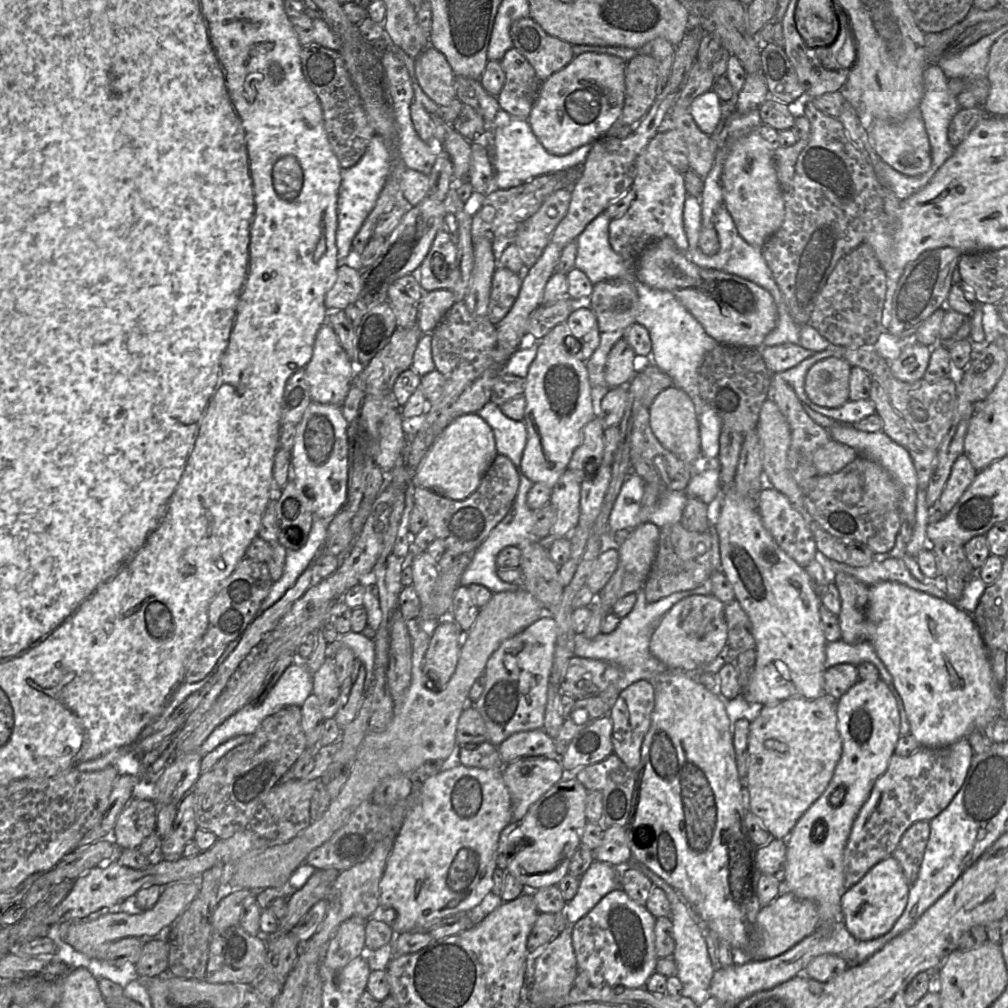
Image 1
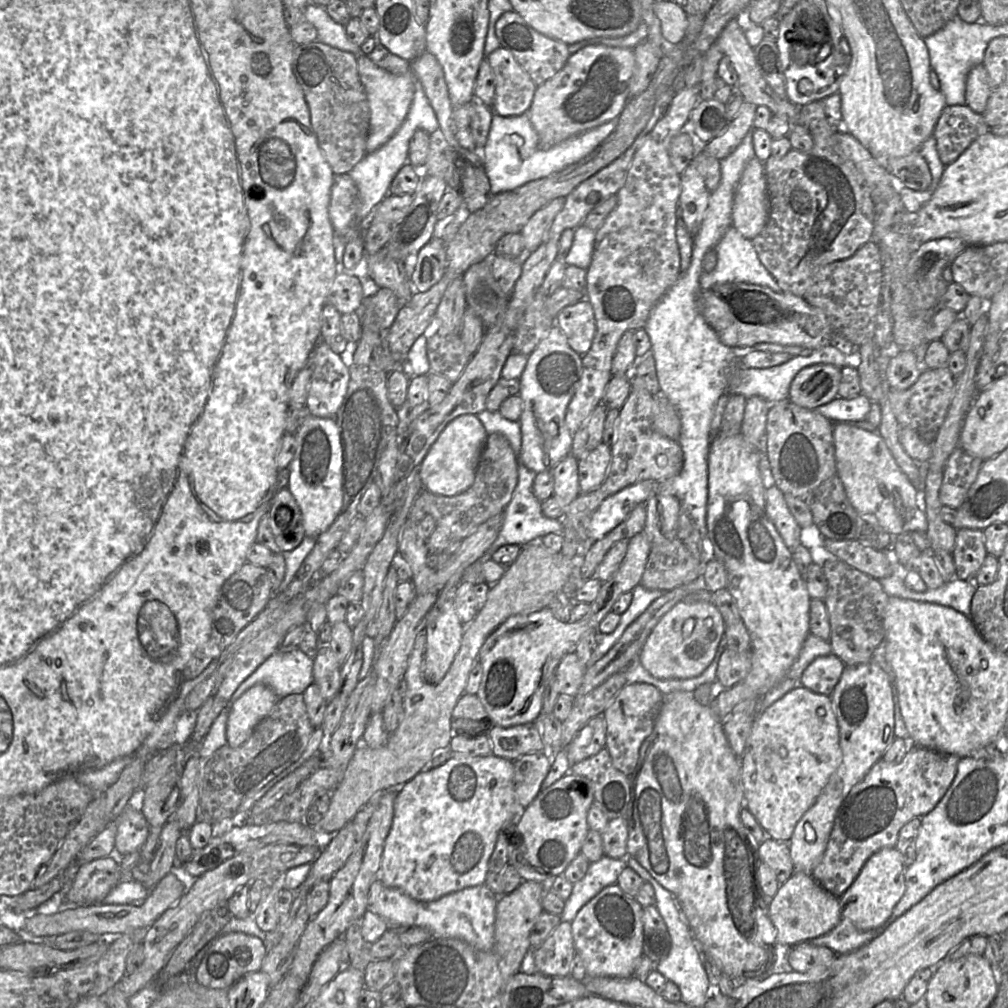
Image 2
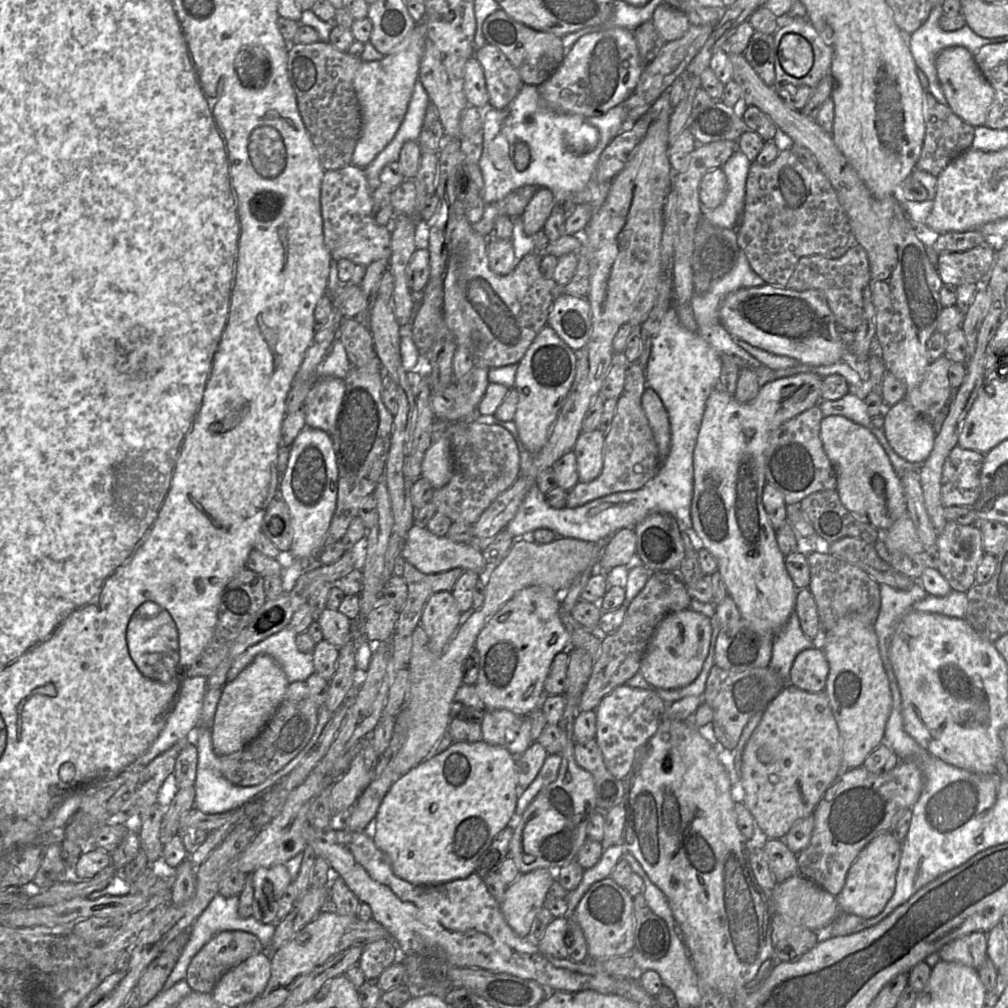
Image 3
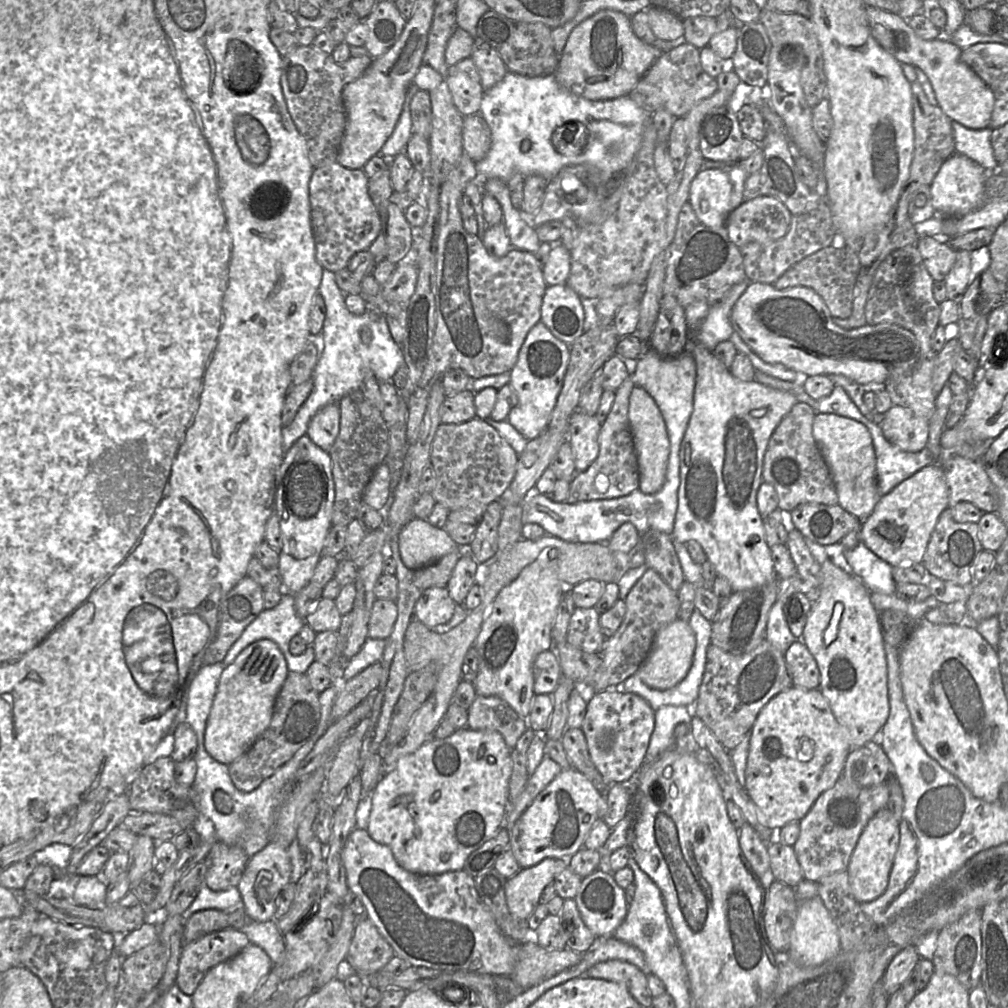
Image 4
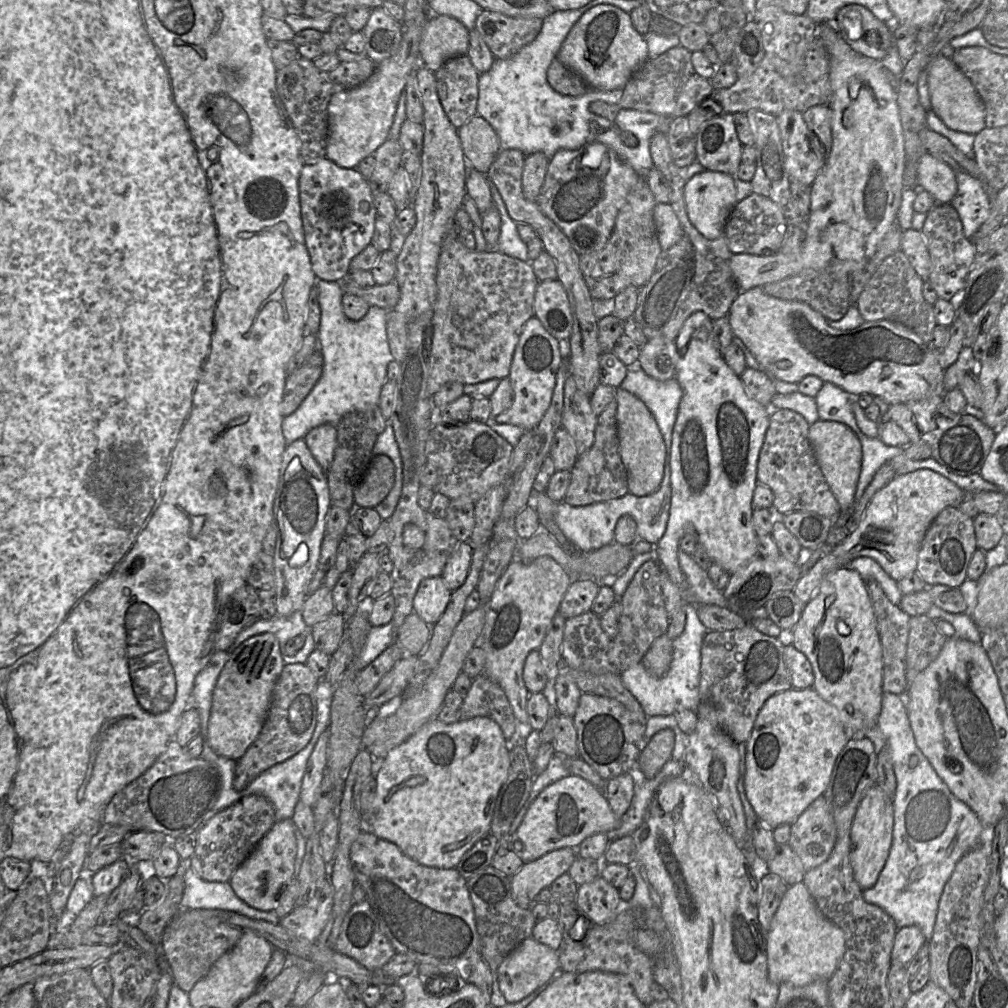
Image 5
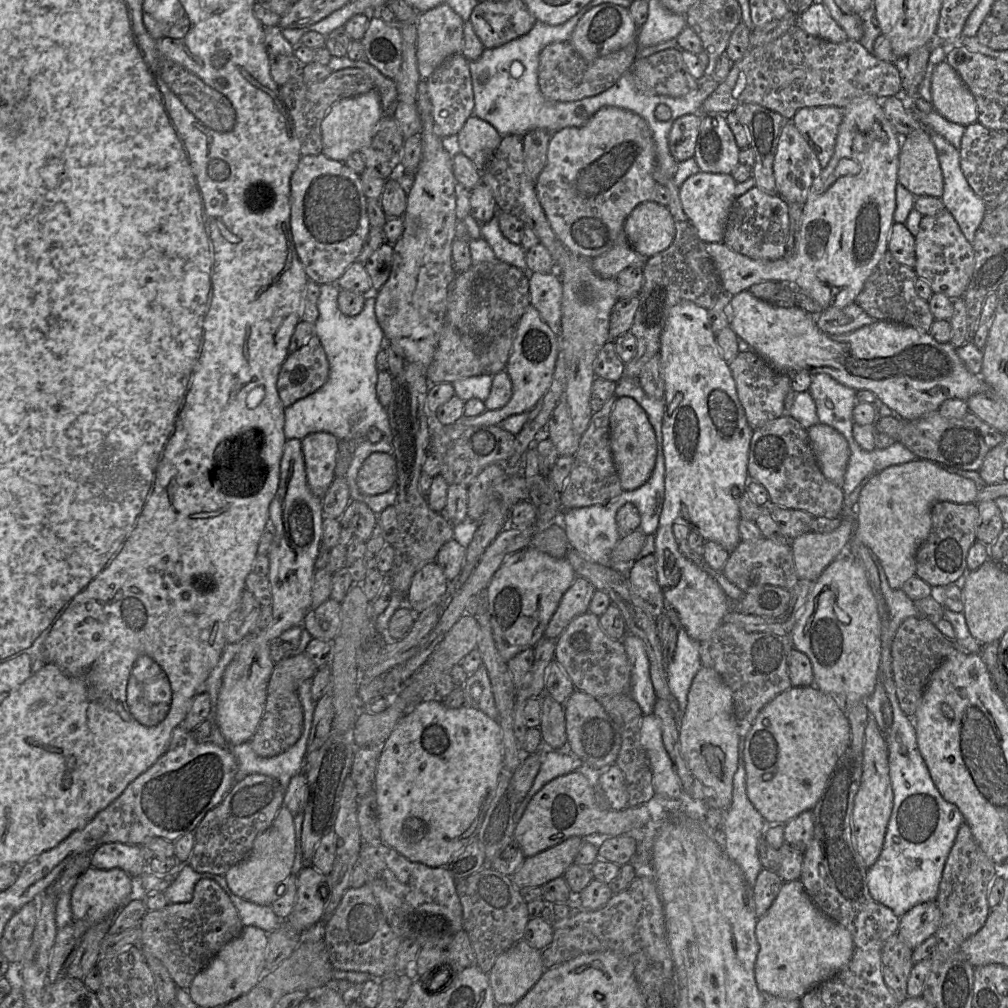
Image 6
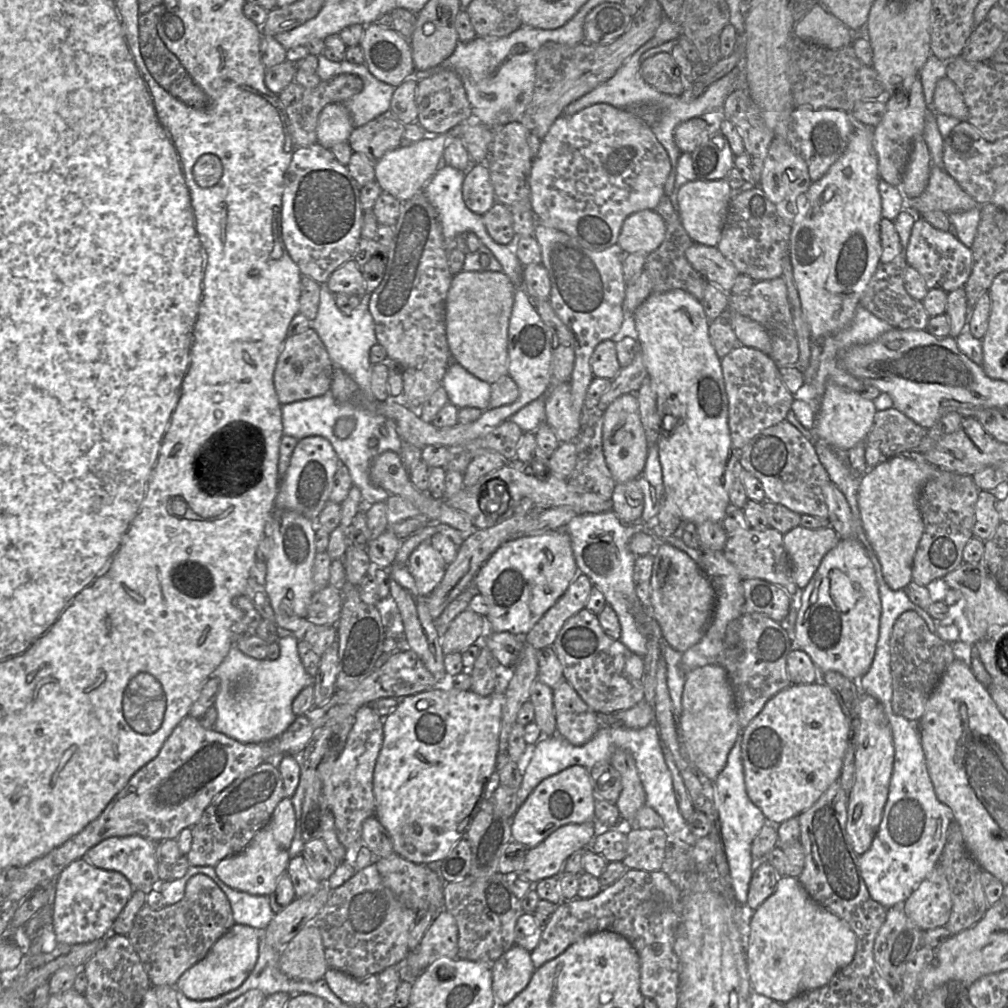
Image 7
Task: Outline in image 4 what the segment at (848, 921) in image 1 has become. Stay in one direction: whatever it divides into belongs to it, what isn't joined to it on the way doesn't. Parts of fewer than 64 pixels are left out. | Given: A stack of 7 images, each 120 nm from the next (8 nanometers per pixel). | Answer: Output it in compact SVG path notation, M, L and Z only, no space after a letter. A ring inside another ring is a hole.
M888 808L881 809L863 829L847 868L851 893L857 902L873 901L885 892L898 844L899 822Z

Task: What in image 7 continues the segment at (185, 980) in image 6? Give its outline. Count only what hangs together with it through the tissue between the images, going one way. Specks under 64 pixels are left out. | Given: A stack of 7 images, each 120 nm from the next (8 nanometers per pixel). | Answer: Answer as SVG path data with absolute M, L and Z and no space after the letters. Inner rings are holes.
M197 874L188 881L183 899L176 904L166 906L161 910L152 910L145 905L136 915L128 937L139 955L151 985L175 987L181 975L204 959L212 946L234 924L231 905L223 890L209 876Z

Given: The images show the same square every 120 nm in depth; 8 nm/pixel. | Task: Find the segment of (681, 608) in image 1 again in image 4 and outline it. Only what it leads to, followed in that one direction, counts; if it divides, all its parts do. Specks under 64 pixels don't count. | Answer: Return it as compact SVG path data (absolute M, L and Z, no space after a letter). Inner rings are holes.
M677 618L659 630L647 657L636 673L653 689L673 688L687 676L692 666L695 647L696 637L689 622Z

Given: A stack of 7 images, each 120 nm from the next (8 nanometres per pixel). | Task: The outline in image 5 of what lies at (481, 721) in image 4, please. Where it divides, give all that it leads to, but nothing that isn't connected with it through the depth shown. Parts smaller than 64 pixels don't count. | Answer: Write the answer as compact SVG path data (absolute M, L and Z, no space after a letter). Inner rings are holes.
M481 673L472 680L461 707L461 720L487 717L501 728L506 740L517 731L517 720L509 700L499 684Z

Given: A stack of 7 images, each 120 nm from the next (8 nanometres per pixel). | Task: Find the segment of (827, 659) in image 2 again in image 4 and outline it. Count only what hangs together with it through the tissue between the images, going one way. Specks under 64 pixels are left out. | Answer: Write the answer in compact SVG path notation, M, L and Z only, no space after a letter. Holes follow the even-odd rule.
M795 641L784 654L792 684L804 689L819 689L820 671L817 662L802 641Z

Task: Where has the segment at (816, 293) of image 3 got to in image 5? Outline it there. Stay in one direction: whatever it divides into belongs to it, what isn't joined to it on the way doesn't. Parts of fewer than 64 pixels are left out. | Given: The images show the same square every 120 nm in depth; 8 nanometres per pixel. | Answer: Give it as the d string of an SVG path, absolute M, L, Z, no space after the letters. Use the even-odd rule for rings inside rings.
M755 287L745 292L740 292L729 309L728 320L733 336L741 339L756 361L763 368L763 370L778 380L789 383L799 383L806 376L816 376L823 382L834 384L844 391L854 395L870 394L872 396L880 397L889 405L918 401L927 397L931 397L932 395L943 395L945 393L943 385L945 370L940 366L939 363L939 355L941 350L937 350L930 344L926 344L914 331L903 324L891 322L888 320L878 320L864 322L862 325L853 330L838 330L832 328L824 316L813 310L807 304L798 301L788 301L772 297L767 295L763 291L762 287Z

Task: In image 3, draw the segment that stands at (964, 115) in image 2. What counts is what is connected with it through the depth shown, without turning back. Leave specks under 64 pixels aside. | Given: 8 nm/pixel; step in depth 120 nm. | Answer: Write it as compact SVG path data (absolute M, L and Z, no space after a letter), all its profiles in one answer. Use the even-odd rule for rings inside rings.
M926 90L923 96L923 116L925 136L916 168L938 177L953 159L971 149L975 127L957 116L948 105L940 104L930 91Z

